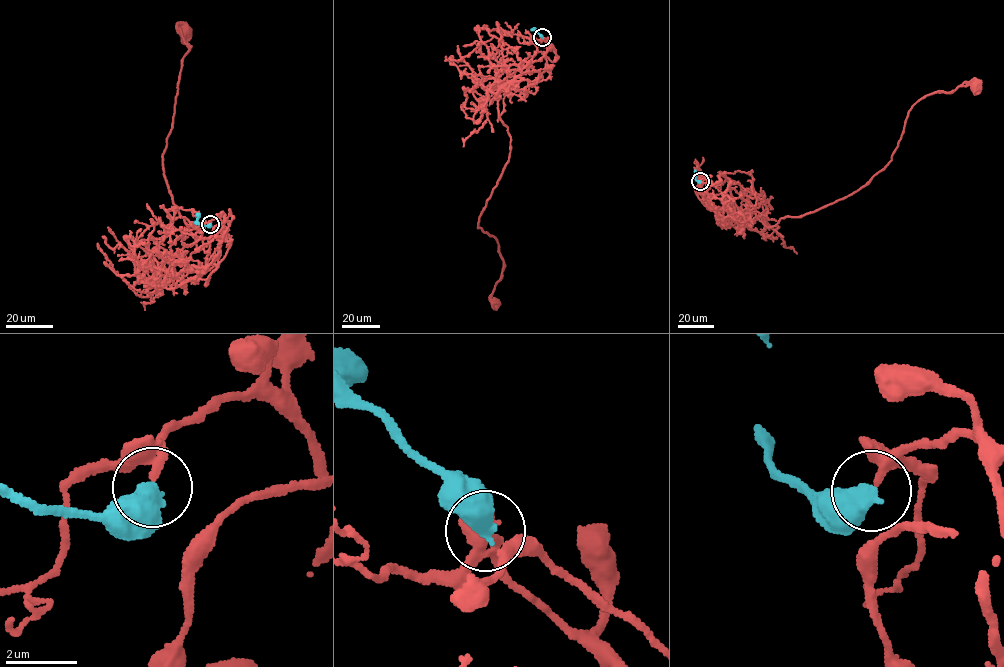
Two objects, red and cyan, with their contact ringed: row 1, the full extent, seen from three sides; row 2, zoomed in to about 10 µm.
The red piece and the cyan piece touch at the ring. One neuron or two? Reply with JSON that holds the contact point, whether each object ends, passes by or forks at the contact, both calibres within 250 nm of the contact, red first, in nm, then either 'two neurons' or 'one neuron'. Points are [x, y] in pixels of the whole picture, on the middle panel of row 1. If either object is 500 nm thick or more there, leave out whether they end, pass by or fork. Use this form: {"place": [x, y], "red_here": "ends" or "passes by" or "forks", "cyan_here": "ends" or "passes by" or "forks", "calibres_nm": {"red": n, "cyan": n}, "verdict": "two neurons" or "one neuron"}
{"place": [542, 37], "calibres_nm": {"red": 200, "cyan": 600}, "verdict": "one neuron"}

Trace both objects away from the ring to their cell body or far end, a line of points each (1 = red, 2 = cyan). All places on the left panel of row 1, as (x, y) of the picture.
1: (210, 223), (196, 235), (209, 243), (207, 264), (172, 260), (178, 275), (196, 242), (163, 153), (185, 30)
2: (210, 224), (205, 226), (197, 220), (199, 213)

